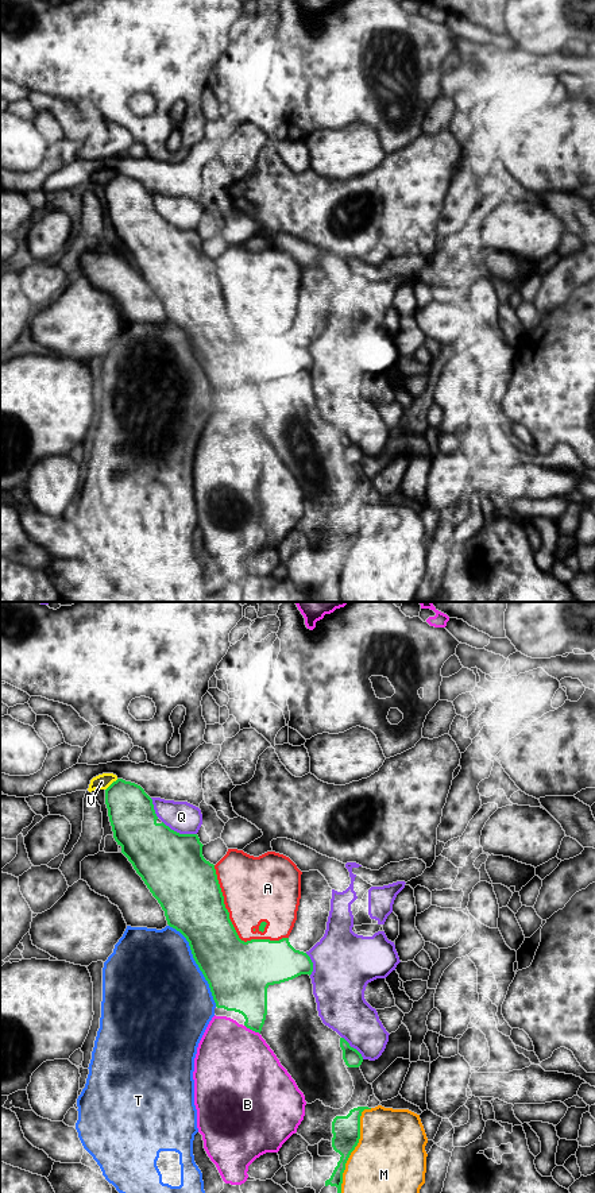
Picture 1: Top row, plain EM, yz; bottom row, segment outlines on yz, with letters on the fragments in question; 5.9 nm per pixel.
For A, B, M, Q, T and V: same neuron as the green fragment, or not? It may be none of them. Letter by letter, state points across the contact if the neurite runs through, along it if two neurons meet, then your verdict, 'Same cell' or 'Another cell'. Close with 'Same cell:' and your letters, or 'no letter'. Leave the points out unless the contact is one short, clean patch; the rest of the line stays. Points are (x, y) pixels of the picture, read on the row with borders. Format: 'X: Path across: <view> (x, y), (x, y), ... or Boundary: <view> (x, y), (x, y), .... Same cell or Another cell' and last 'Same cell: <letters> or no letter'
A: Another cell
B: Another cell
M: Another cell
Q: Another cell
T: Another cell
V: Another cell
Same cell: no letter

